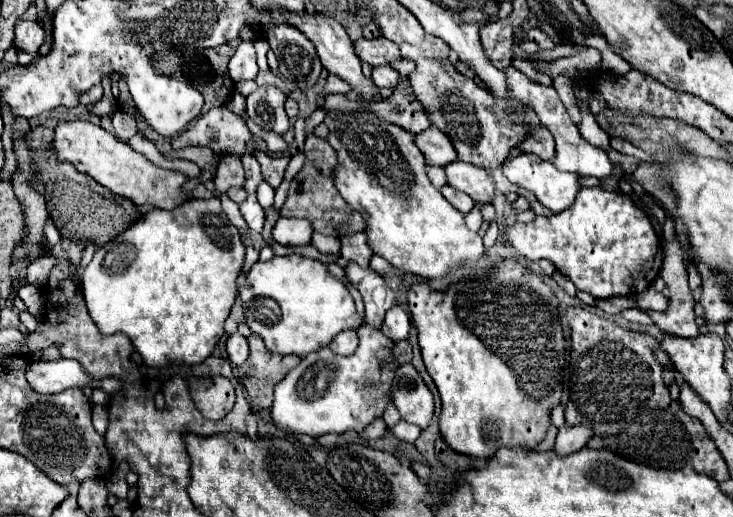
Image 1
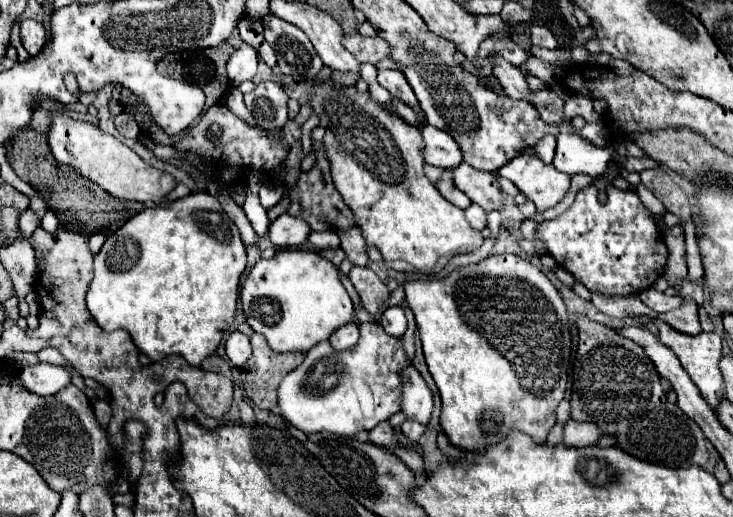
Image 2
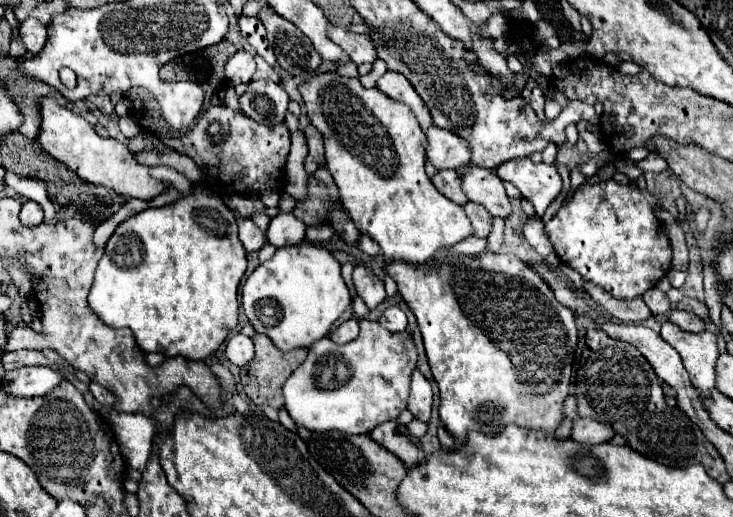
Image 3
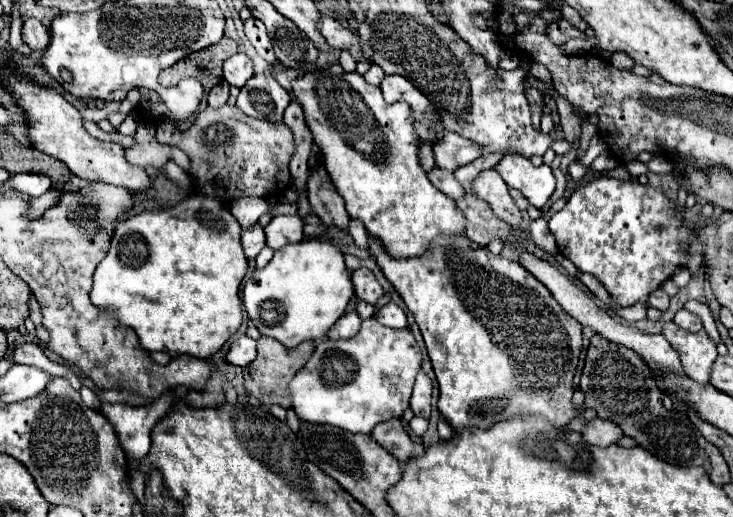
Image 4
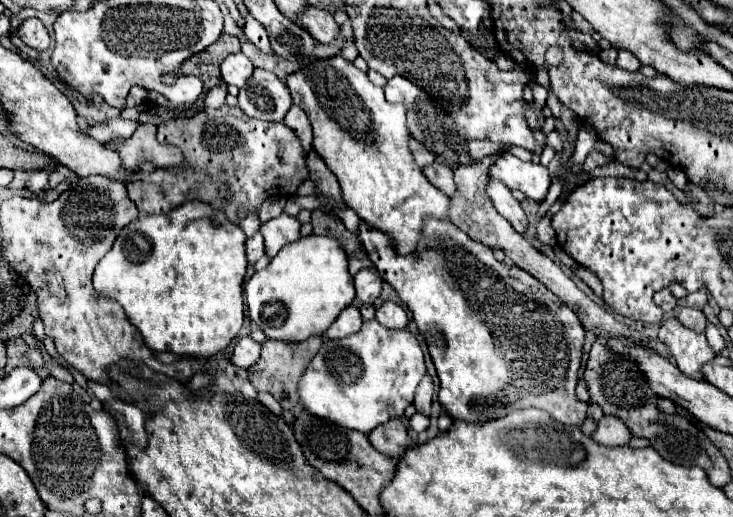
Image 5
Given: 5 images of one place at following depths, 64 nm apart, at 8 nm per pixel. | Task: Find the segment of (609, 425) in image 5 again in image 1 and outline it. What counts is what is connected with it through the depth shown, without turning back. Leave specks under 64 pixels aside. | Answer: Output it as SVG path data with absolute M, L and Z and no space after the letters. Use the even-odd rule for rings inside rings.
M564 424L558 432L558 438L556 438L556 446L554 450L560 454L560 456L566 456L570 452L576 452L576 450L582 450L588 440L592 438L592 430L588 426L570 426L570 424Z

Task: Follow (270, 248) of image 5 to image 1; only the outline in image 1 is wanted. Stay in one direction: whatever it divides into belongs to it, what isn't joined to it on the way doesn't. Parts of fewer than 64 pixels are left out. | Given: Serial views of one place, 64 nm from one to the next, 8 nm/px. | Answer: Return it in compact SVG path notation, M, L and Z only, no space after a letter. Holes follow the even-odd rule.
M280 216L272 230L272 238L274 238L274 242L278 242L282 246L304 246L310 242L312 232L314 230L308 224L308 220Z

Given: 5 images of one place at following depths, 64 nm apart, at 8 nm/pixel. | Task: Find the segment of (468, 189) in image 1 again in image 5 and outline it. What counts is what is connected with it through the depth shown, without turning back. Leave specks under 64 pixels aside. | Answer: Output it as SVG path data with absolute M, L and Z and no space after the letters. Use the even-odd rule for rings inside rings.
M490 178L488 180L488 196L492 198L498 214L504 216L514 226L516 232L524 234L528 228L528 216L524 214L520 202L512 196L512 192L504 184L500 184L500 180Z

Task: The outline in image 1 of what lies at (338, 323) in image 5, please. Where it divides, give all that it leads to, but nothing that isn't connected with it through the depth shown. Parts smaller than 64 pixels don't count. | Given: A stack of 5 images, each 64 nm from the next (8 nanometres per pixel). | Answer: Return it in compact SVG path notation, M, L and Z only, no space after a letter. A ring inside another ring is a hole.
M342 330L338 336L332 338L330 346L328 346L332 352L336 354L342 354L342 356L350 356L356 348L358 348L358 336L356 336L356 330Z

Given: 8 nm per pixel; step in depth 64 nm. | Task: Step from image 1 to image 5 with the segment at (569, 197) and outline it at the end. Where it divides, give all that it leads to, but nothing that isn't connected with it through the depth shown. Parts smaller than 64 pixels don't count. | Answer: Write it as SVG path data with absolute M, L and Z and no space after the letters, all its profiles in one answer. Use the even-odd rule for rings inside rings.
M510 152L500 154L490 164L488 176L500 180L510 190L524 192L528 198L536 202L542 202L546 198L550 182L552 182L546 166L536 164L536 162L522 162Z

